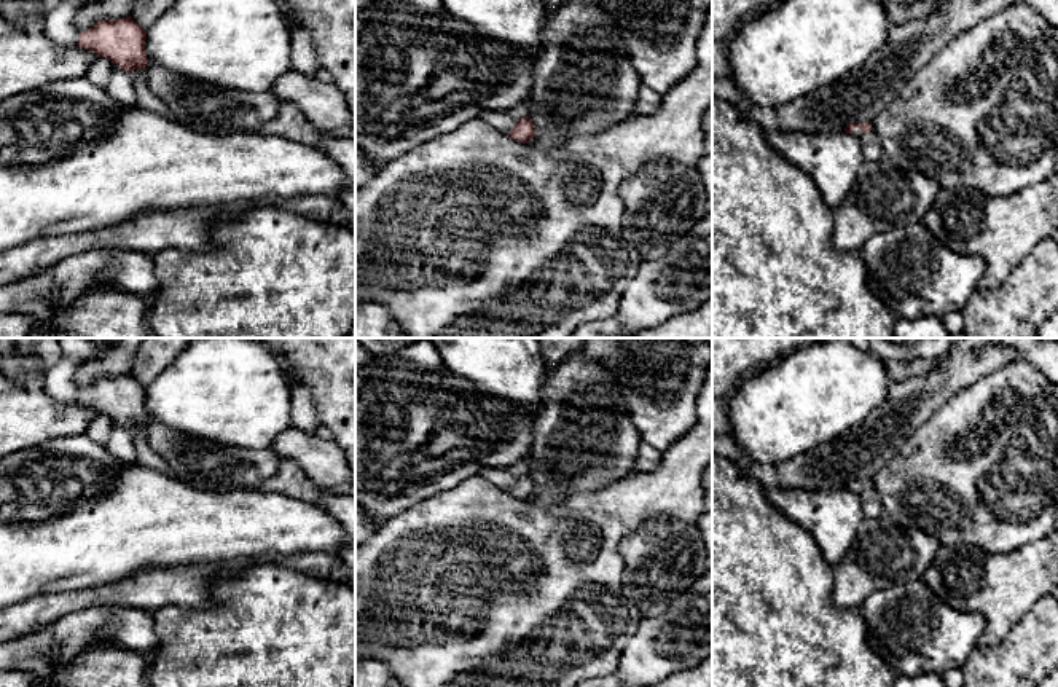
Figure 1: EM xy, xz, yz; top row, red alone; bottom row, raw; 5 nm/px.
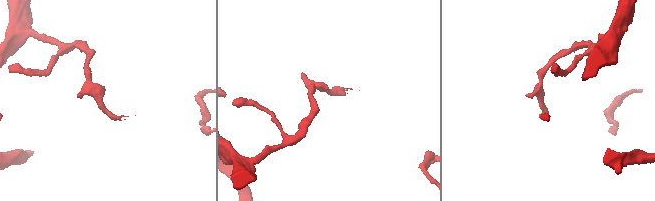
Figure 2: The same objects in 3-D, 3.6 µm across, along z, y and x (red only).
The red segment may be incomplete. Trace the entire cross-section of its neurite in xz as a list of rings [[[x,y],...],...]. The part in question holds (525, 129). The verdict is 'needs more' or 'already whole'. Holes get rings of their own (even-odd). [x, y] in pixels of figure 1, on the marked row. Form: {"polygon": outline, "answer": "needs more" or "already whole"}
{"polygon": [[[529,116],[516,121],[515,128],[507,134],[518,142],[527,143],[535,135],[535,124]]], "answer": "already whole"}

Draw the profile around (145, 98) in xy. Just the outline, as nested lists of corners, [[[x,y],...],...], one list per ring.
[[[137,69],[129,73],[132,78],[132,84],[137,94],[137,102],[140,107],[153,110],[159,115],[166,115],[167,108],[163,100],[159,100],[147,86],[147,70]]]

